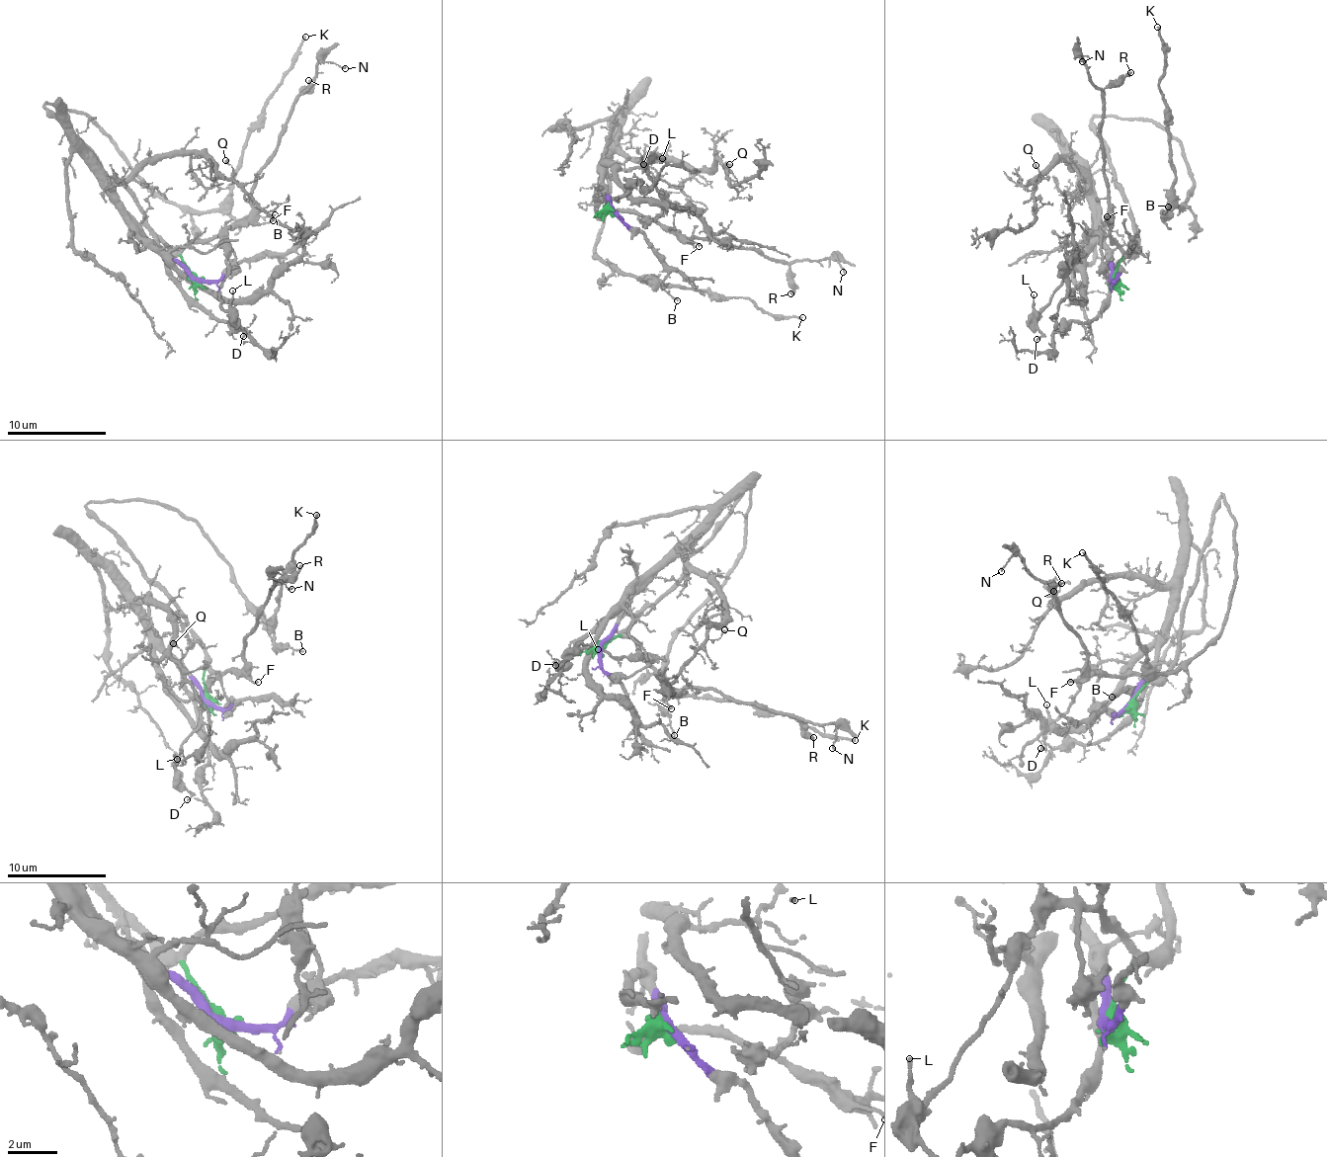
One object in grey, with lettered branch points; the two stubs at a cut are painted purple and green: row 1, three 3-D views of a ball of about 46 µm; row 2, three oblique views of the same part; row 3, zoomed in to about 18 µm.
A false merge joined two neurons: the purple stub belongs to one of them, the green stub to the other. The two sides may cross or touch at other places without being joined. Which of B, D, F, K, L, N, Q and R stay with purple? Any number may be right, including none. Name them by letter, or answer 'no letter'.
Q

